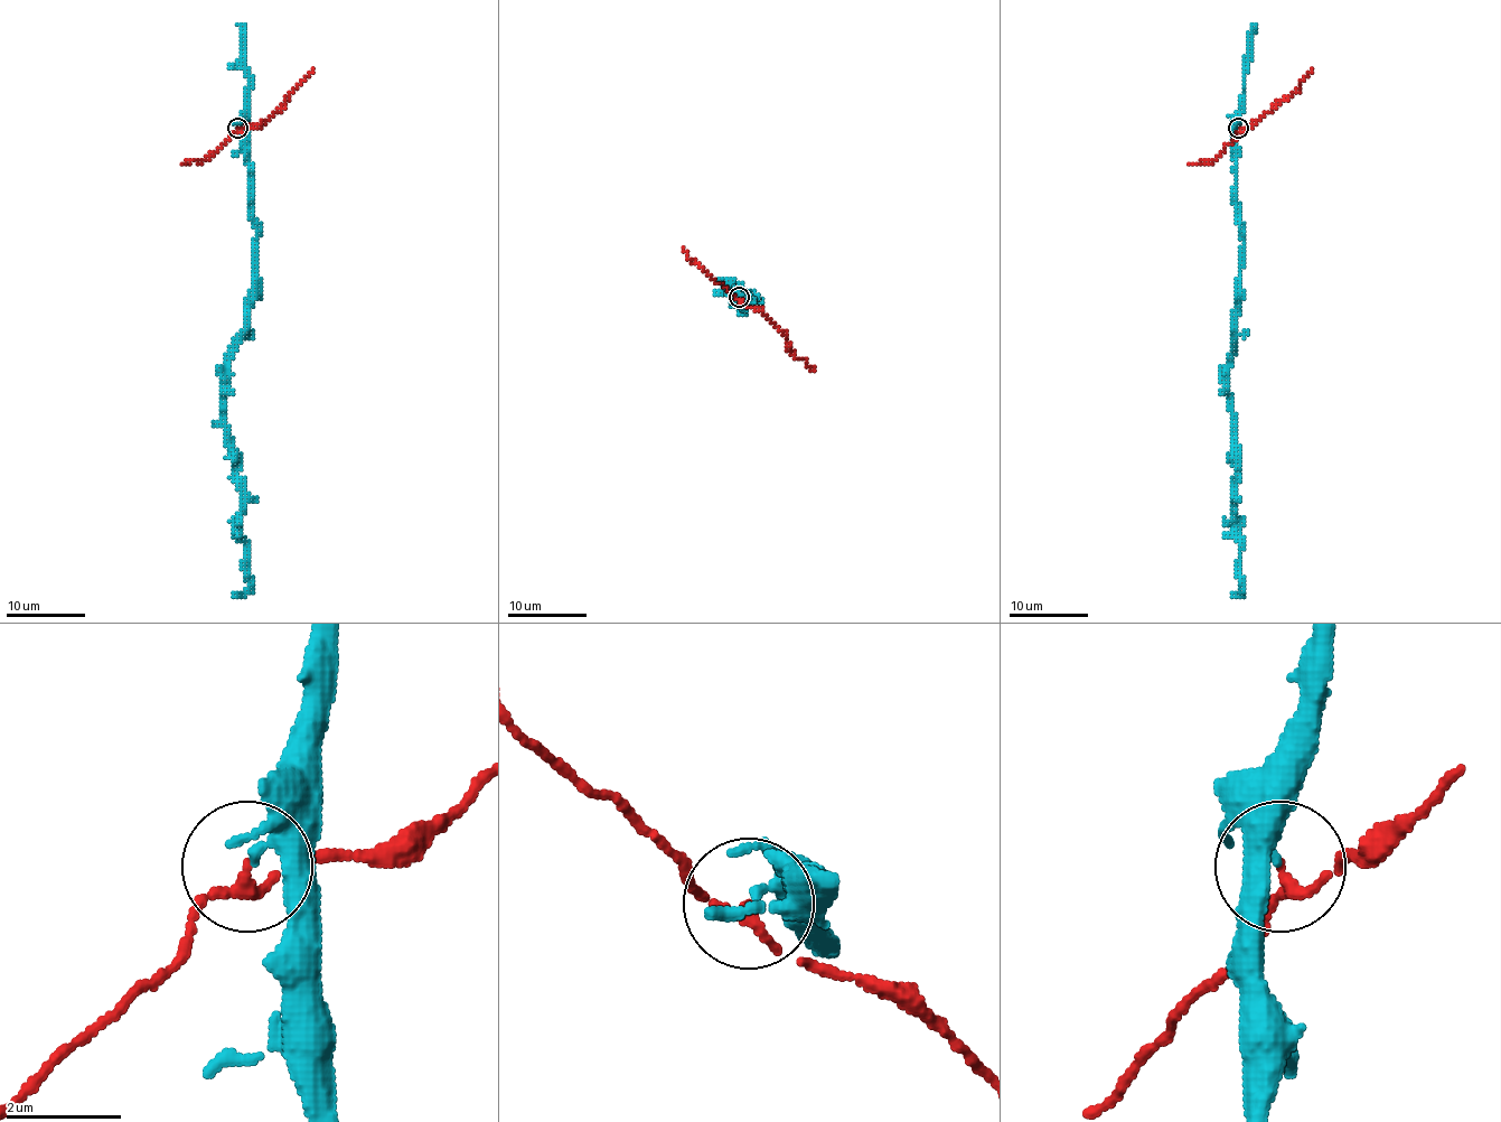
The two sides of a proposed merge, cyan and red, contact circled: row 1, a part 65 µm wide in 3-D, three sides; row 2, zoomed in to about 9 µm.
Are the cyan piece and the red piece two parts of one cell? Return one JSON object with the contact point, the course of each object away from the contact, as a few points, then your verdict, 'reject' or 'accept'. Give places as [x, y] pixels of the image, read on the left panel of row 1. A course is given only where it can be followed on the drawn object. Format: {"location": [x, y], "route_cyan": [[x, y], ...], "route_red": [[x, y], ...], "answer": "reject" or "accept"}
{"location": [237, 128], "route_cyan": [[238, 127], [256, 265], [224, 427], [249, 582], [234, 596]], "route_red": [[238, 127], [258, 127], [313, 69]], "answer": "reject"}

